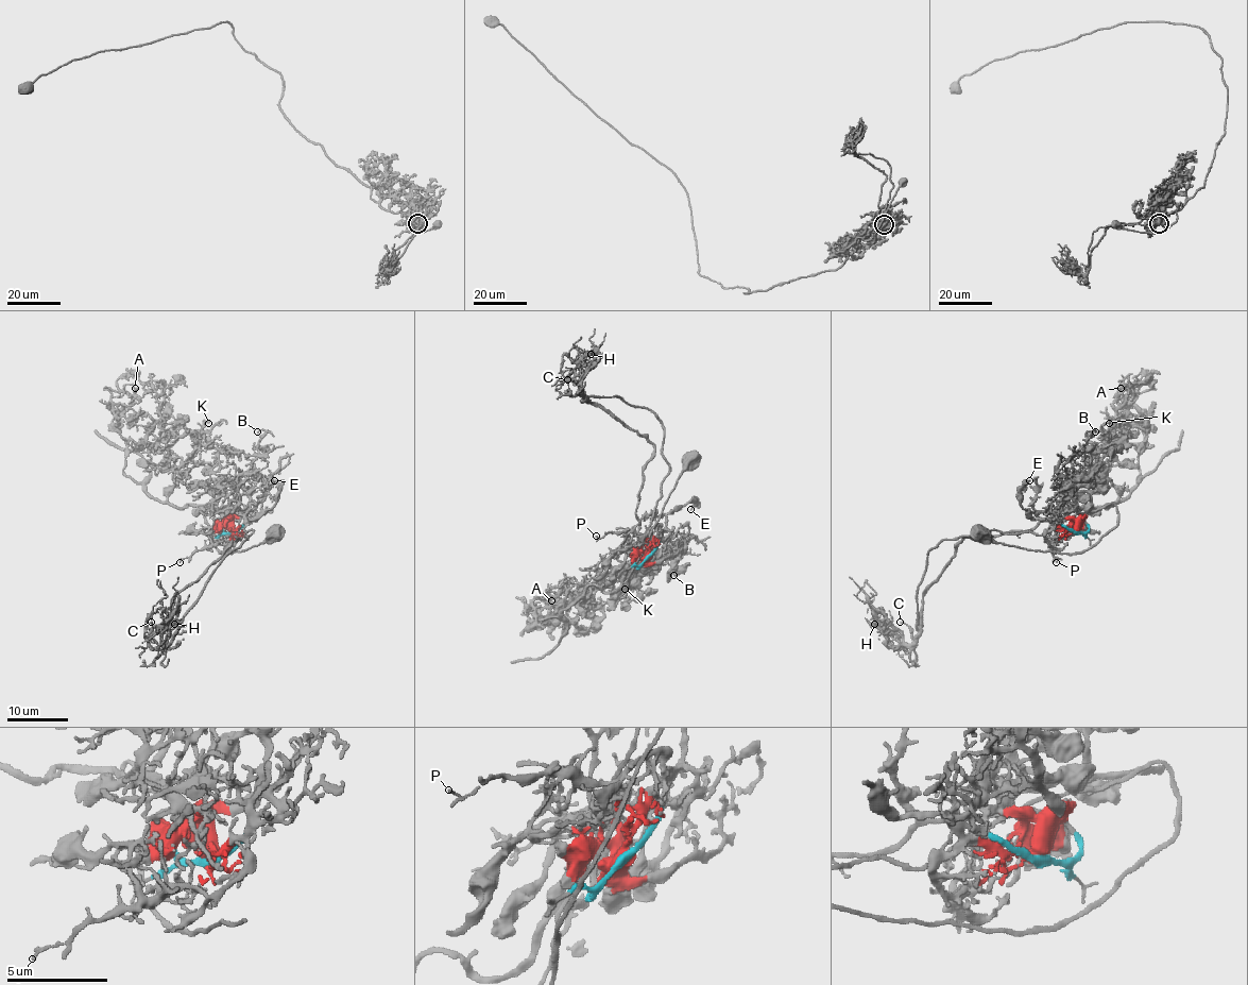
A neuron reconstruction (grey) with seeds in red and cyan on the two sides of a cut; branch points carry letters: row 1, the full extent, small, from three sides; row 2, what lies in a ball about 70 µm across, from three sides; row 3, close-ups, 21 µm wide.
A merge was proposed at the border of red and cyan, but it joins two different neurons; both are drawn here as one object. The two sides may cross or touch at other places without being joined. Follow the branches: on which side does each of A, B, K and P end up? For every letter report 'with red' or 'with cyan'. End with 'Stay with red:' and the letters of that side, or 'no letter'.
A: with red
B: with red
K: with red
P: with red
Stay with red: A, B, K, P

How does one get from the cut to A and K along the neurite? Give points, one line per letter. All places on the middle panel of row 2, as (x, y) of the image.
A: (648, 555), (636, 550), (615, 590), (591, 583), (542, 625), (527, 611), (551, 600)
K: (648, 555), (647, 544), (647, 549), (639, 544), (627, 571), (609, 582), (618, 596), (626, 589)

